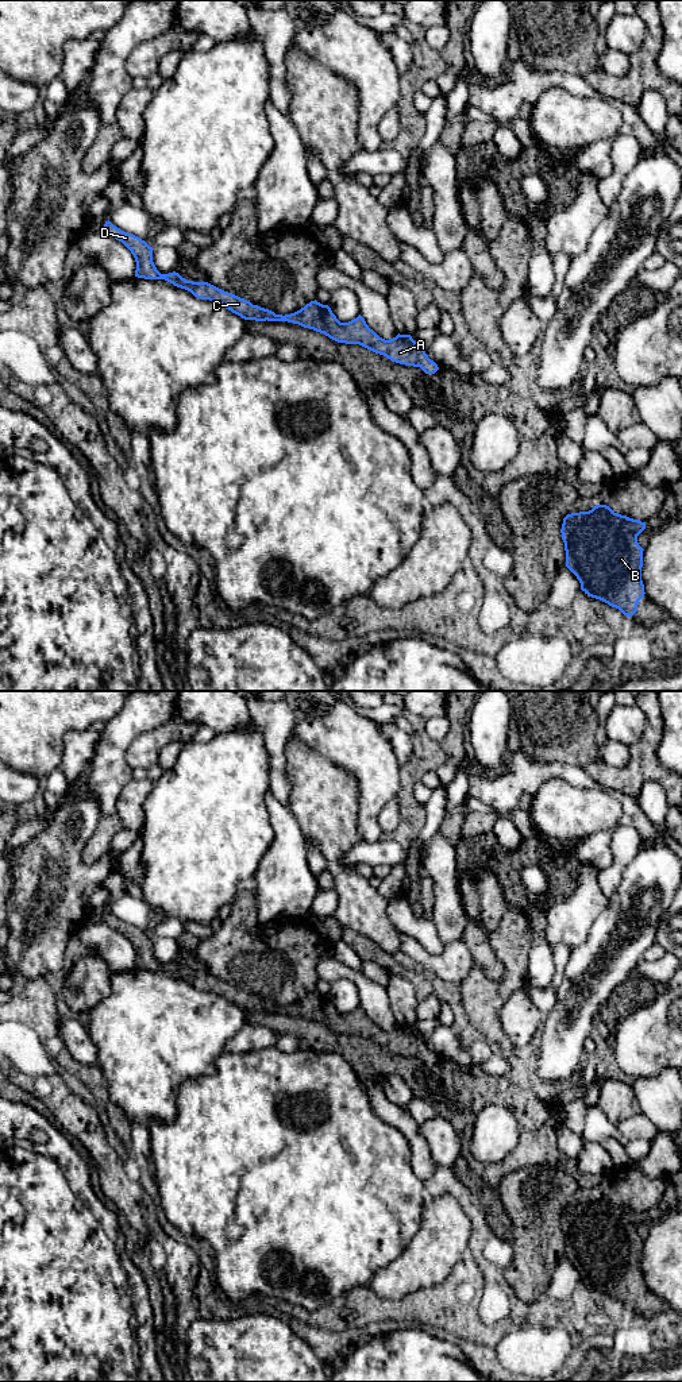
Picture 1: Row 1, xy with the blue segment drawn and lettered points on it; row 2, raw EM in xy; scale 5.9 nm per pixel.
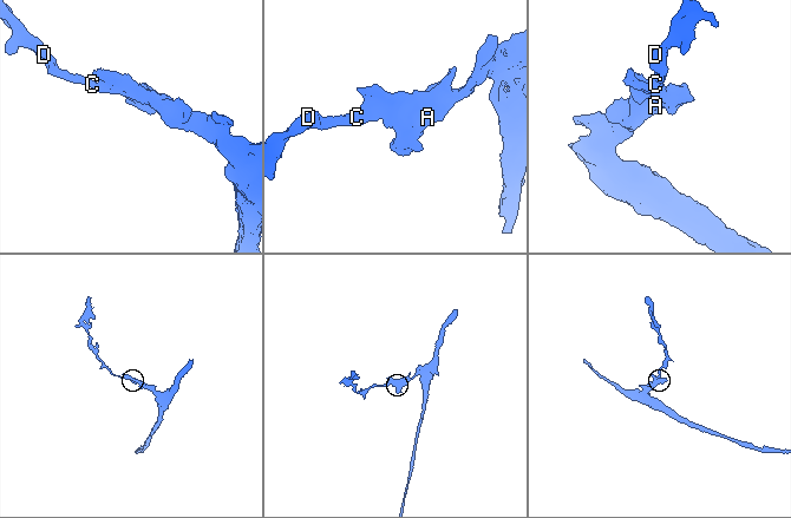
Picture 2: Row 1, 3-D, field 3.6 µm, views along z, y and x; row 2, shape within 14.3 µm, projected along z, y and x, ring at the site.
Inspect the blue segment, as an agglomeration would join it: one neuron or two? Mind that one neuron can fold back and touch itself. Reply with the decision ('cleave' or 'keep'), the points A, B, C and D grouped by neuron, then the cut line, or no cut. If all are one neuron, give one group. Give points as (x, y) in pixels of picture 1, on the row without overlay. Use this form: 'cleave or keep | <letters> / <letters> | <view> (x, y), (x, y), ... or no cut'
keep | A B C D | no cut

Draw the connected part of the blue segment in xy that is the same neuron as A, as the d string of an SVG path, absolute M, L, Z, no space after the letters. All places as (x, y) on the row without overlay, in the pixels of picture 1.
M109 911L104 915L105 922L122 933L134 946L136 953L135 968L145 970L165 970L177 978L190 983L194 988L213 992L244 1011L255 1012L288 1012L304 1019L324 1024L338 1034L359 1035L375 1045L384 1046L392 1053L420 1058L425 1065L435 1065L439 1058L428 1049L425 1041L416 1035L411 1026L397 1026L390 1031L379 1028L369 1019L359 1005L348 1014L340 1014L328 996L311 992L300 1001L290 1005L274 1003L253 996L250 992L232 984L224 983L208 973L186 972L178 964L161 965L153 953L153 938L140 929L127 924Z

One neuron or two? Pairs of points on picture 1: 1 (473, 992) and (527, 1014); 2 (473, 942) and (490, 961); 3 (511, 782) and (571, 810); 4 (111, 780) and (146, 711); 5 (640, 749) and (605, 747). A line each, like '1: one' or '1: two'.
1: two
2: one
3: two
4: one
5: two

